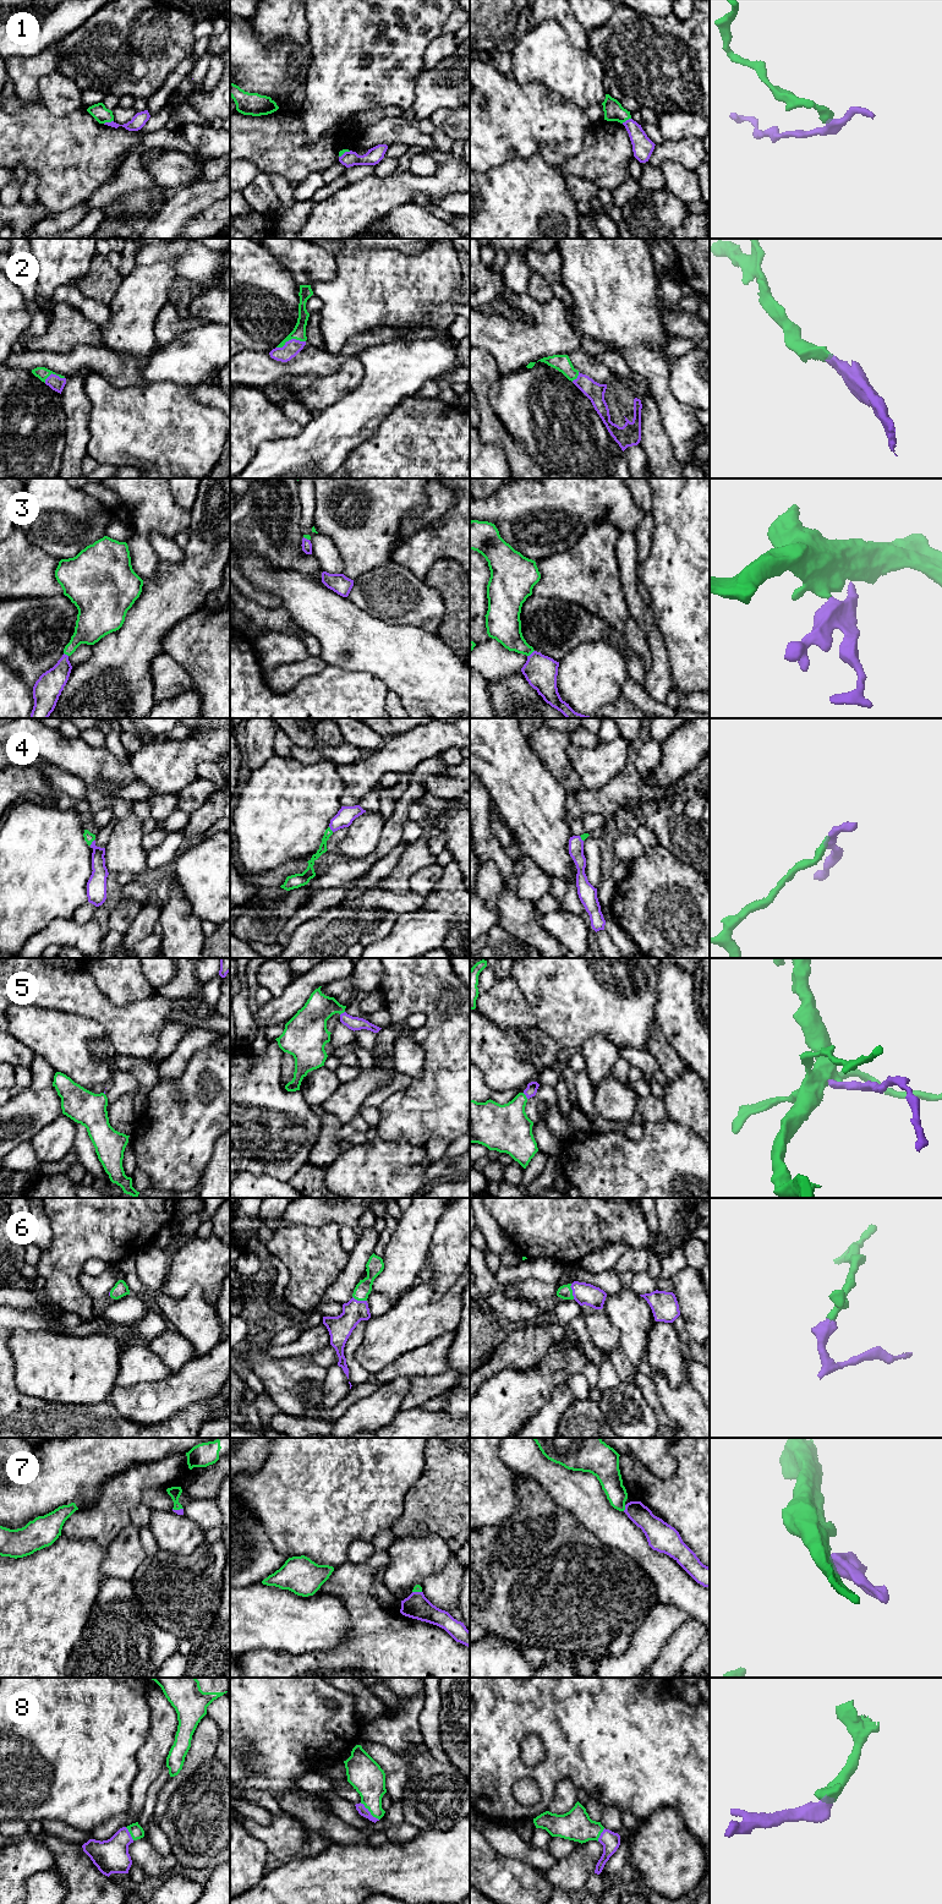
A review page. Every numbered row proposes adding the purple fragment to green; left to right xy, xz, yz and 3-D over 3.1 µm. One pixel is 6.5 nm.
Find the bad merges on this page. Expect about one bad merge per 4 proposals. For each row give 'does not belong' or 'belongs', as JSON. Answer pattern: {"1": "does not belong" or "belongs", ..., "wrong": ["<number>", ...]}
{"1": "belongs", "2": "belongs", "3": "belongs", "4": "belongs", "5": "belongs", "6": "belongs", "7": "belongs", "8": "belongs", "wrong": []}

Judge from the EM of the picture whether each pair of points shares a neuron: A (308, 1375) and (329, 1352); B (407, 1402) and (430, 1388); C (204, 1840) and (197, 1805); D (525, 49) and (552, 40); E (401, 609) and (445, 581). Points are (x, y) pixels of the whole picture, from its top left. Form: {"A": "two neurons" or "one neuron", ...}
{"A": "two neurons", "B": "one neuron", "C": "one neuron", "D": "one neuron", "E": "two neurons"}

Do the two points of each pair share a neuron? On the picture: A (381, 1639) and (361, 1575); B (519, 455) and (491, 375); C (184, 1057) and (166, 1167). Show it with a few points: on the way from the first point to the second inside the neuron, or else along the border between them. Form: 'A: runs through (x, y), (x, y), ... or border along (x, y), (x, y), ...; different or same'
A: runs through (370, 1623), (363, 1610), (363, 1593), (361, 1591); same
B: runs through (500, 436), (488, 422), (483, 405), (483, 394); same
C: border along (198, 1050), (175, 1079), (158, 1082); different

